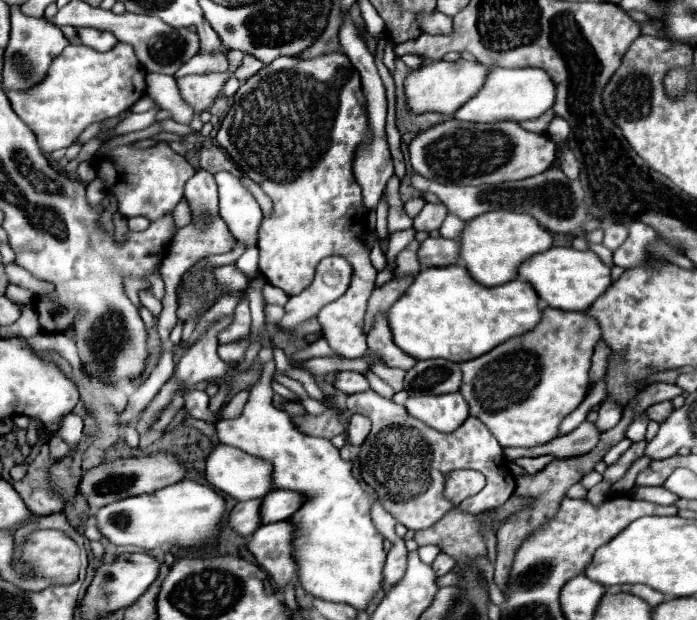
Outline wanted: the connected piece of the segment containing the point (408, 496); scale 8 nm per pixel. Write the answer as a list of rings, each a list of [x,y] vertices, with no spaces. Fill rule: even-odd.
[[[374,390],[350,394],[342,398],[342,404],[352,414],[362,414],[372,420],[372,432],[358,450],[360,474],[374,488],[382,506],[408,530],[426,530],[454,510],[454,504],[442,496],[444,476],[450,470],[472,468],[486,476],[486,486],[456,506],[462,512],[480,514],[490,508],[500,508],[514,494],[516,480],[506,466],[508,460],[496,438],[478,418],[470,416],[456,432],[440,434],[424,422],[414,420],[404,406],[384,400]]]

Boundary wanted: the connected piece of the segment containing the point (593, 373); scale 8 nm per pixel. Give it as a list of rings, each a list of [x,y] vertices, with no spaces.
[[[601,340],[599,341],[599,348],[594,349],[589,372],[590,389],[592,389],[595,384],[604,377],[607,369],[607,359],[610,353],[608,346]]]

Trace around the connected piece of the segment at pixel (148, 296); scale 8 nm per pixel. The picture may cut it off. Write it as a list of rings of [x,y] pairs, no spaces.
[[[148,289],[140,291],[139,296],[142,304],[144,304],[144,306],[152,312],[152,316],[158,320],[158,316],[160,316],[160,312],[162,312],[162,302],[157,300]]]

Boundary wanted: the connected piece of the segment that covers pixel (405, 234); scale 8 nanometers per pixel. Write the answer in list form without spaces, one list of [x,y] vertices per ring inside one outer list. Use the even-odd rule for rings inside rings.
[[[412,228],[400,230],[400,232],[392,232],[392,234],[390,234],[386,258],[388,258],[388,266],[390,266],[392,270],[396,268],[396,256],[398,256],[398,252],[400,252],[412,238],[414,238],[414,230],[412,230]]]

